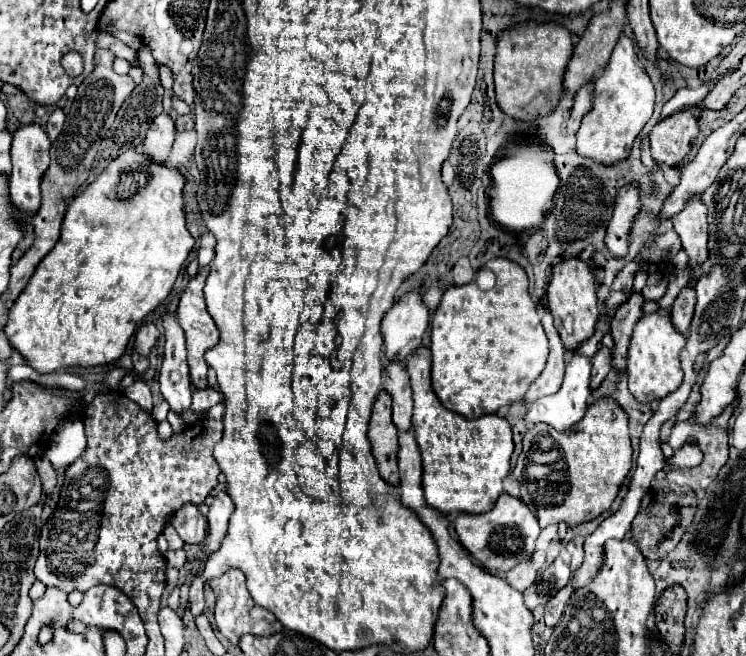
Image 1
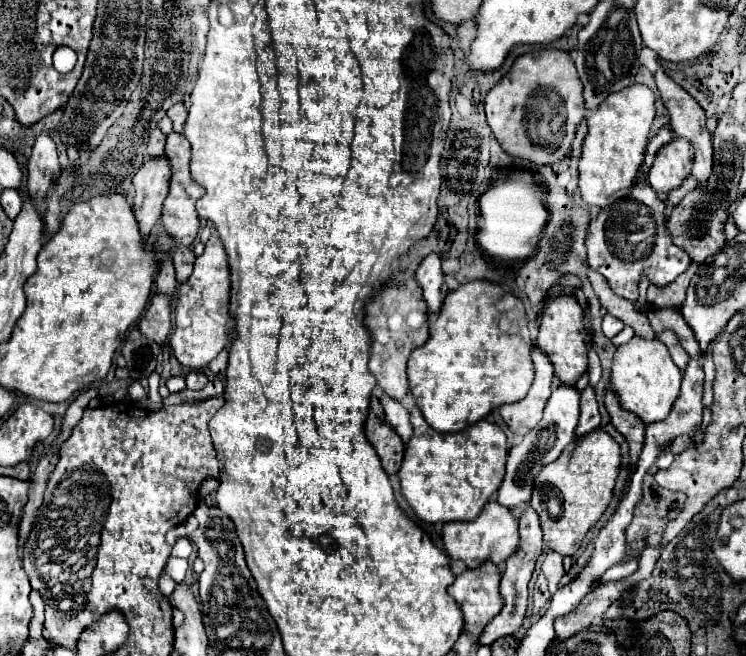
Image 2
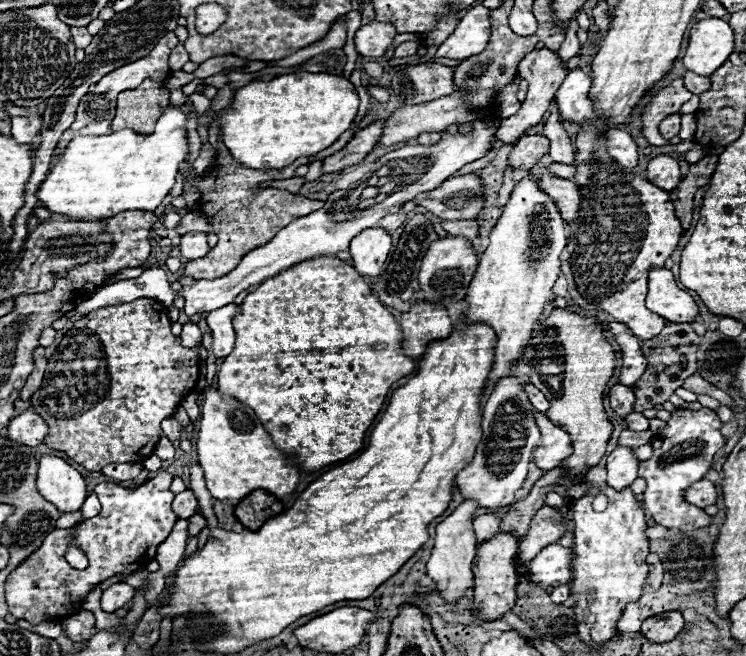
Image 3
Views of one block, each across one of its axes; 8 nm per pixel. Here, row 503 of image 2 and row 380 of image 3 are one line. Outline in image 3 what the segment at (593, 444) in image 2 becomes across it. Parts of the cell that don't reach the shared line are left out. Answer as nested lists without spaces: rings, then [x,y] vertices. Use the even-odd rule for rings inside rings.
[[[552,306],[548,314],[540,318],[540,324],[544,328],[532,334],[522,360],[534,368],[530,382],[548,396],[550,410],[546,414],[570,434],[574,452],[562,468],[568,468],[570,476],[582,476],[606,454],[606,444],[612,434],[612,424],[604,412],[604,392],[616,368],[616,352],[604,338],[604,328],[596,318]]]

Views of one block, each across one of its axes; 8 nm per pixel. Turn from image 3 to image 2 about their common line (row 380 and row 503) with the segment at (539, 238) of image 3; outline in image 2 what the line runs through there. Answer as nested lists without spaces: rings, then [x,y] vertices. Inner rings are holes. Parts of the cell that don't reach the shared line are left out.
[[[492,500],[472,522],[446,522],[442,528],[442,544],[452,560],[462,560],[468,568],[478,568],[488,558],[492,558],[494,564],[504,564],[506,556],[510,556],[520,542],[516,524],[518,520],[510,514],[510,510]]]

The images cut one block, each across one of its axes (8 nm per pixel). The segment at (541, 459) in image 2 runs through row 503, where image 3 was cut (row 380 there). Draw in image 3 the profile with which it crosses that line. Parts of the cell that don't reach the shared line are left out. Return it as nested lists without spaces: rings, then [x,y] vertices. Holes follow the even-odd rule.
[[[504,376],[498,380],[484,406],[484,436],[472,466],[464,468],[464,472],[456,476],[456,484],[462,496],[478,500],[478,504],[482,508],[490,508],[490,512],[514,502],[514,492],[524,484],[532,452],[540,442],[540,430],[534,420],[536,408],[532,408],[524,386],[526,382],[516,376]]]

